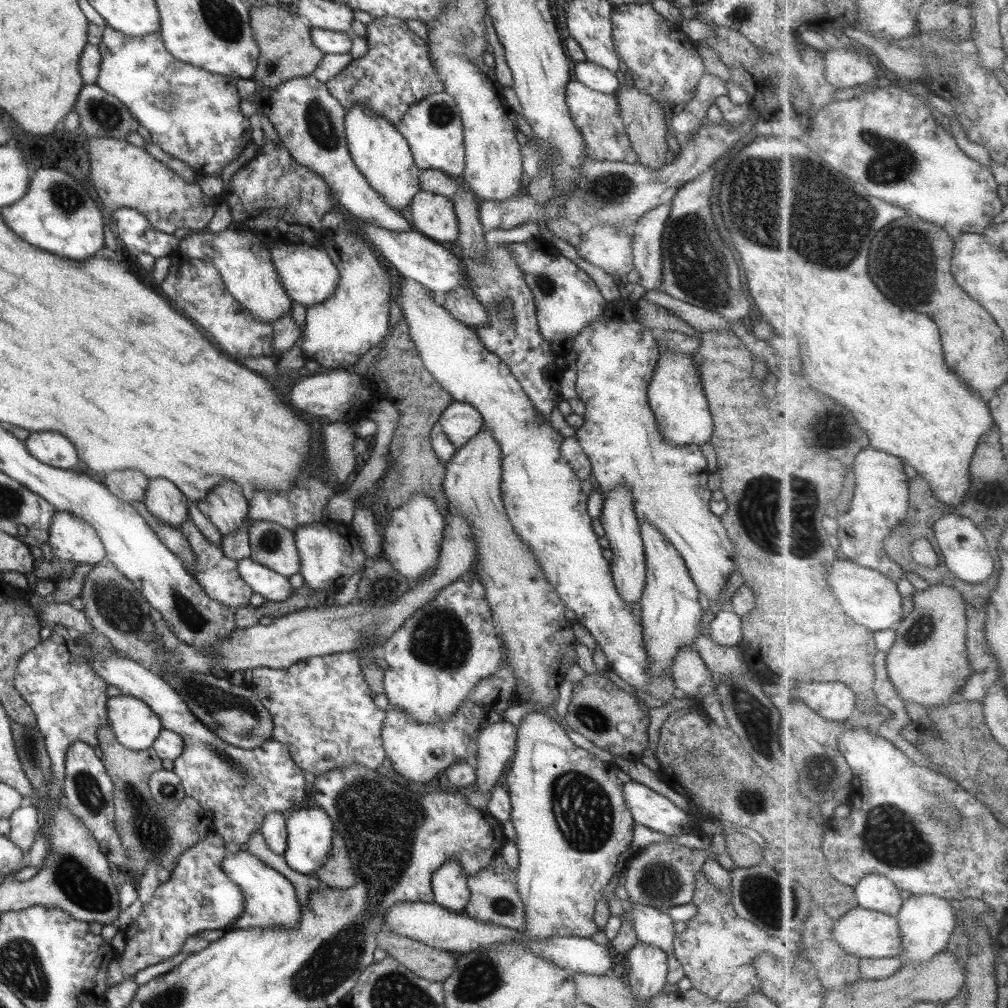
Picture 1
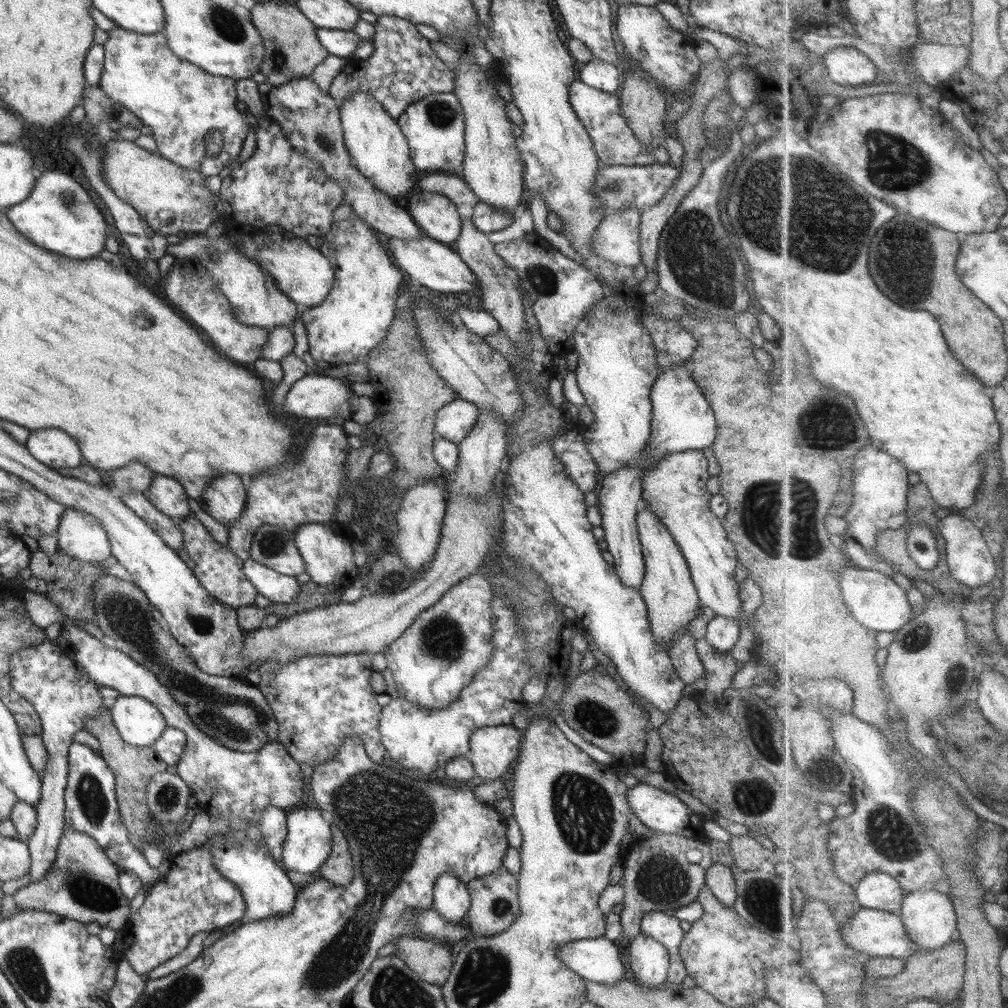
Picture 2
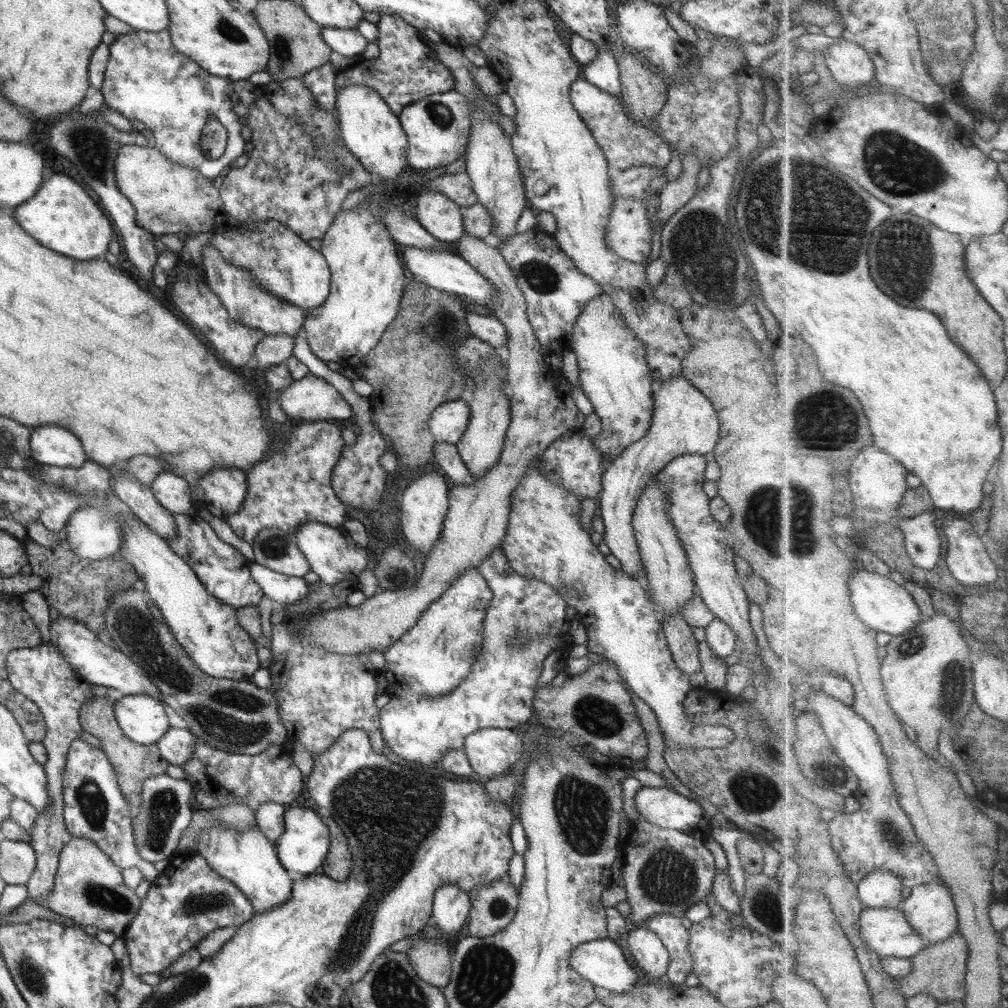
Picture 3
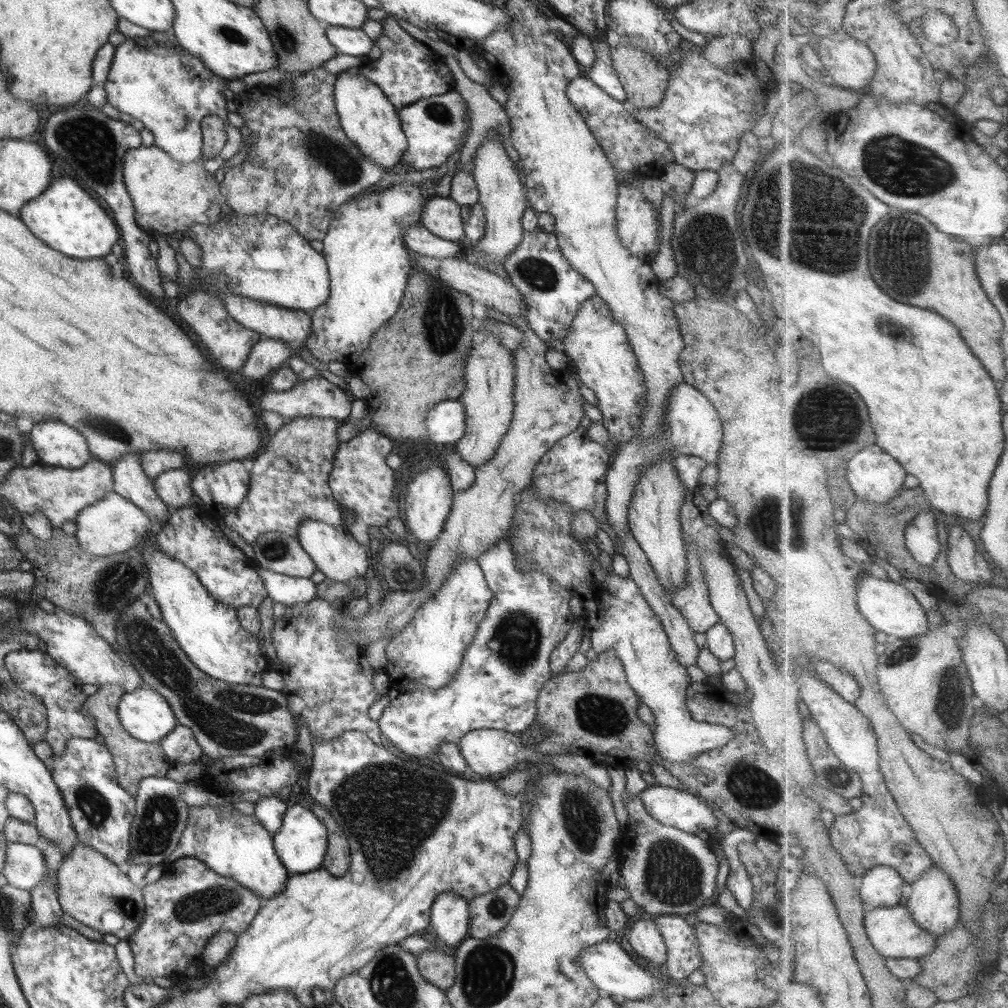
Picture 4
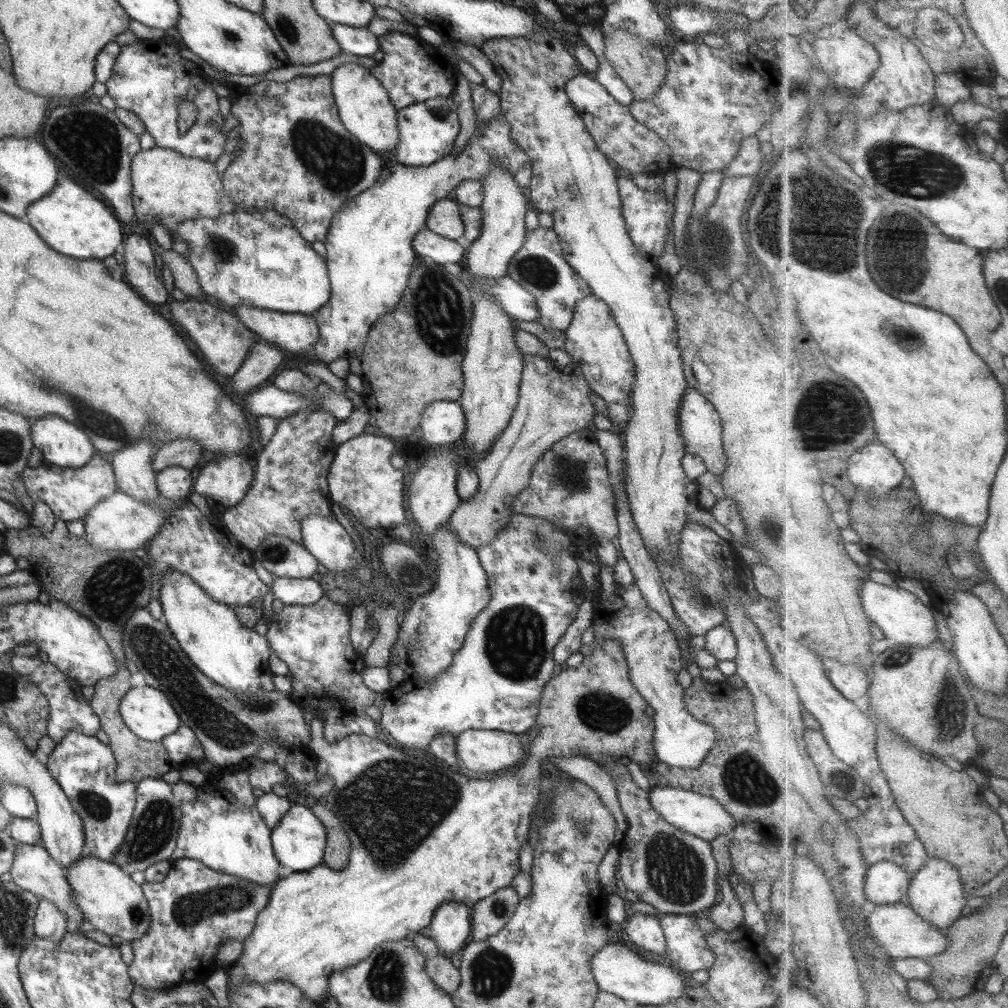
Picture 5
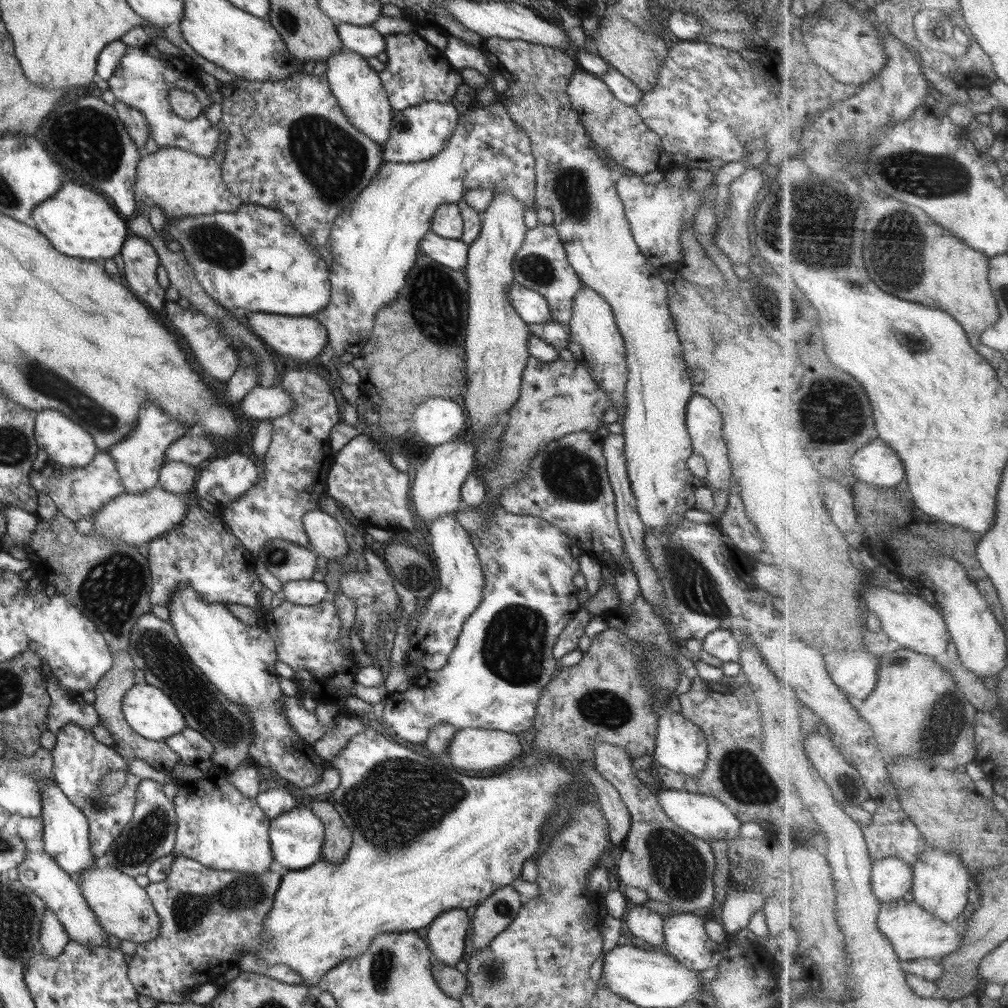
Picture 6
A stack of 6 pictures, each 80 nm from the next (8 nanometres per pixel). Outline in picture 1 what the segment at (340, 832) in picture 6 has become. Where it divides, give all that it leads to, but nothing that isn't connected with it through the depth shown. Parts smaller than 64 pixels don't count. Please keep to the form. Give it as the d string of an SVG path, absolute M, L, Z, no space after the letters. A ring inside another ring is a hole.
M335 833L330 859L316 870L318 881L330 889L348 889L354 886L357 875L353 872L348 854L344 840Z

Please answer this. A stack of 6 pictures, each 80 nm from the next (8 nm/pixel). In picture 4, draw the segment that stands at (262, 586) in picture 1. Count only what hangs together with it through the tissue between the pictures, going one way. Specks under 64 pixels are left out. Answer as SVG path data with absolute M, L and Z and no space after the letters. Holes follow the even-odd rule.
M257 565L255 569L262 579L268 596L272 598L274 603L279 602L290 607L317 598L316 583L310 578L280 574L260 565Z

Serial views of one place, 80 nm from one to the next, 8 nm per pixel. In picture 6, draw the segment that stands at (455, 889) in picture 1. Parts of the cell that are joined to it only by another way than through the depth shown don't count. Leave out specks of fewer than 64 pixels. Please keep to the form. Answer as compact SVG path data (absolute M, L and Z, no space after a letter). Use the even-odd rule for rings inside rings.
M453 908L435 918L426 932L432 962L455 966L463 959L466 946L466 930L470 926L469 911Z

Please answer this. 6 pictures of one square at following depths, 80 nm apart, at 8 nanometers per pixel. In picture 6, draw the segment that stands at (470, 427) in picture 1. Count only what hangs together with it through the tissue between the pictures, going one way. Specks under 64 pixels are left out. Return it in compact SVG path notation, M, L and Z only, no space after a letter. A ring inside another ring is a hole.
M433 397L418 404L411 426L413 435L435 447L463 434L468 427L468 416L461 402Z

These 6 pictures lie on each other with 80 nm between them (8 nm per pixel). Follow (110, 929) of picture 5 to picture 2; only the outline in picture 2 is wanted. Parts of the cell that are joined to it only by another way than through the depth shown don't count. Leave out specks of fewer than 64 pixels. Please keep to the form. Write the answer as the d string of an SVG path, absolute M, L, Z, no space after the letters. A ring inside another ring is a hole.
M64 827L58 845L56 860L50 870L46 871L46 876L40 882L31 882L26 888L16 890L12 896L5 896L2 904L19 906L23 910L51 912L84 924L96 922L102 928L115 931L124 930L131 900L124 897L119 886L122 870L108 859L94 838L86 836L84 832Z

